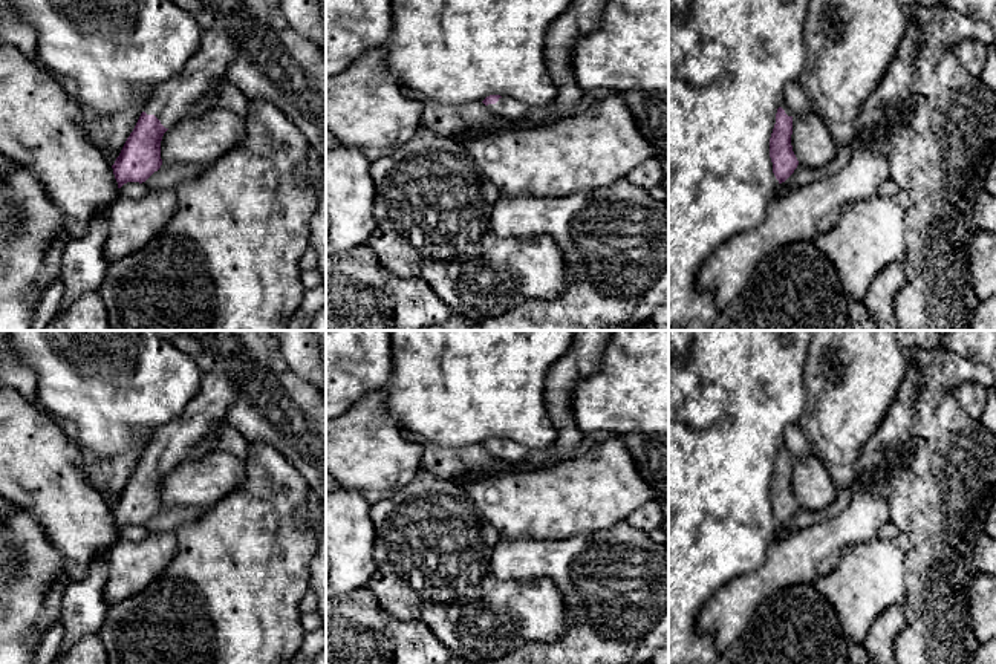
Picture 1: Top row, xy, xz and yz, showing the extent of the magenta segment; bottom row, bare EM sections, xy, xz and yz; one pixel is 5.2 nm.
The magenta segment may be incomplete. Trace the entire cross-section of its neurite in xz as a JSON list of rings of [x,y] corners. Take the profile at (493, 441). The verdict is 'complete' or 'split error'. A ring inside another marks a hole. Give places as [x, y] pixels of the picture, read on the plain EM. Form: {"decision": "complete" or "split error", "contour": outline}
{"decision": "split error", "contour": [[[490,438],[482,445],[490,454],[505,462],[520,462],[529,454],[531,450],[519,442],[500,438]]]}

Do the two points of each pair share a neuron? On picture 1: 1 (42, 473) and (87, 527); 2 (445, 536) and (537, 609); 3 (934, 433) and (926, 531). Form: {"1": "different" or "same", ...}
{"1": "same", "2": "same", "3": "same"}

